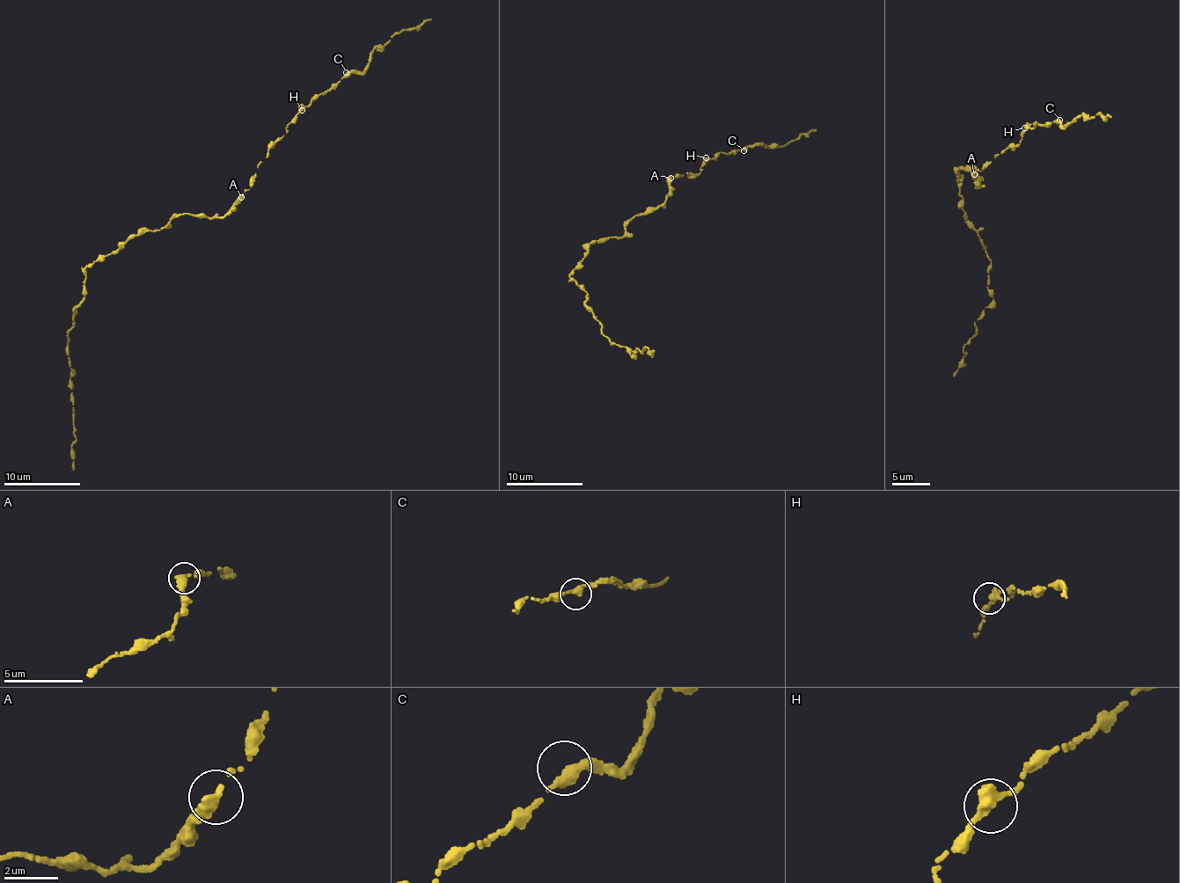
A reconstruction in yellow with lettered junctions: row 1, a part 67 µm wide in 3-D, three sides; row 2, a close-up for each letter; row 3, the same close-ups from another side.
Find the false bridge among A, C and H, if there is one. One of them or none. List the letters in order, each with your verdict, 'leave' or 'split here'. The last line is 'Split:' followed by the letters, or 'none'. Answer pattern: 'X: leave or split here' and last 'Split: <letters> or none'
A: leave
C: leave
H: leave
Split: none

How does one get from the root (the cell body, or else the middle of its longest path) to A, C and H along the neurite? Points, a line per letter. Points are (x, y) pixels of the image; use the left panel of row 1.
A: (183, 215), (221, 217), (242, 198)
C: (183, 215), (221, 217), (231, 208), (289, 123), (322, 92), (335, 87), (346, 72)
H: (183, 215), (221, 217), (231, 208), (251, 187), (269, 148), (287, 133), (286, 125), (302, 110)

